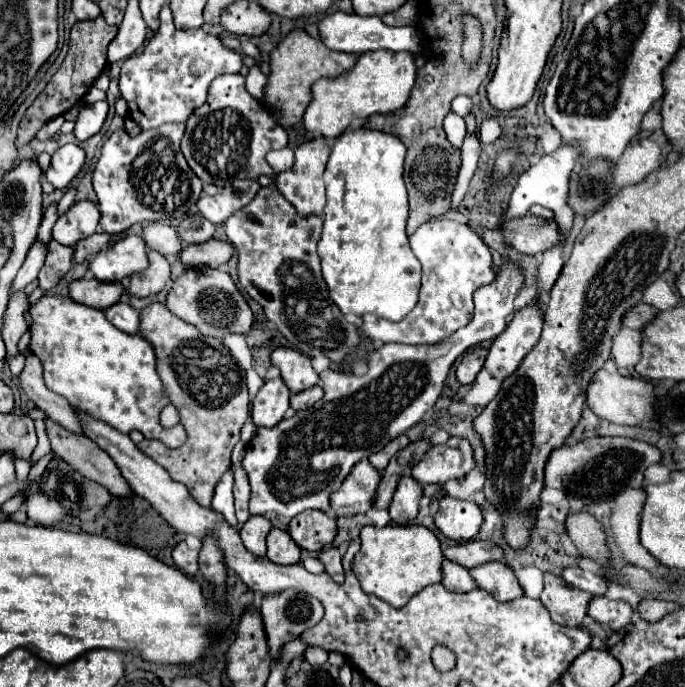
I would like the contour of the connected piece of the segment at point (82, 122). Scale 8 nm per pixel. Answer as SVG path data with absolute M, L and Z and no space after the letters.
M95 102L95 104L83 106L75 122L77 140L87 140L93 134L97 134L105 122L105 116L107 116L107 102Z

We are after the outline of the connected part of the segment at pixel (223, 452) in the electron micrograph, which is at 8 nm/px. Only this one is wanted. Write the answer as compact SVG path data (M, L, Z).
M151 302L141 310L139 334L153 344L163 392L177 408L179 424L187 432L185 444L177 450L147 446L147 442L143 446L139 444L139 450L161 464L175 482L183 484L197 504L211 508L215 484L231 470L231 450L241 440L241 428L249 416L245 370L221 340L205 338L191 324L173 316L161 302Z

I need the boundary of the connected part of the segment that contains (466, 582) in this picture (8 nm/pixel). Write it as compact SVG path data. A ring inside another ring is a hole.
M443 560L443 580L441 584L447 588L447 590L453 590L453 592L471 592L477 588L475 580L469 576L469 570L451 562L451 560Z

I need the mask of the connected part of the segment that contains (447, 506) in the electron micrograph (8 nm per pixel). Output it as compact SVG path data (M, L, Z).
M443 496L439 508L433 514L435 526L453 540L471 540L479 534L483 524L481 508L475 502L459 500L453 496Z

